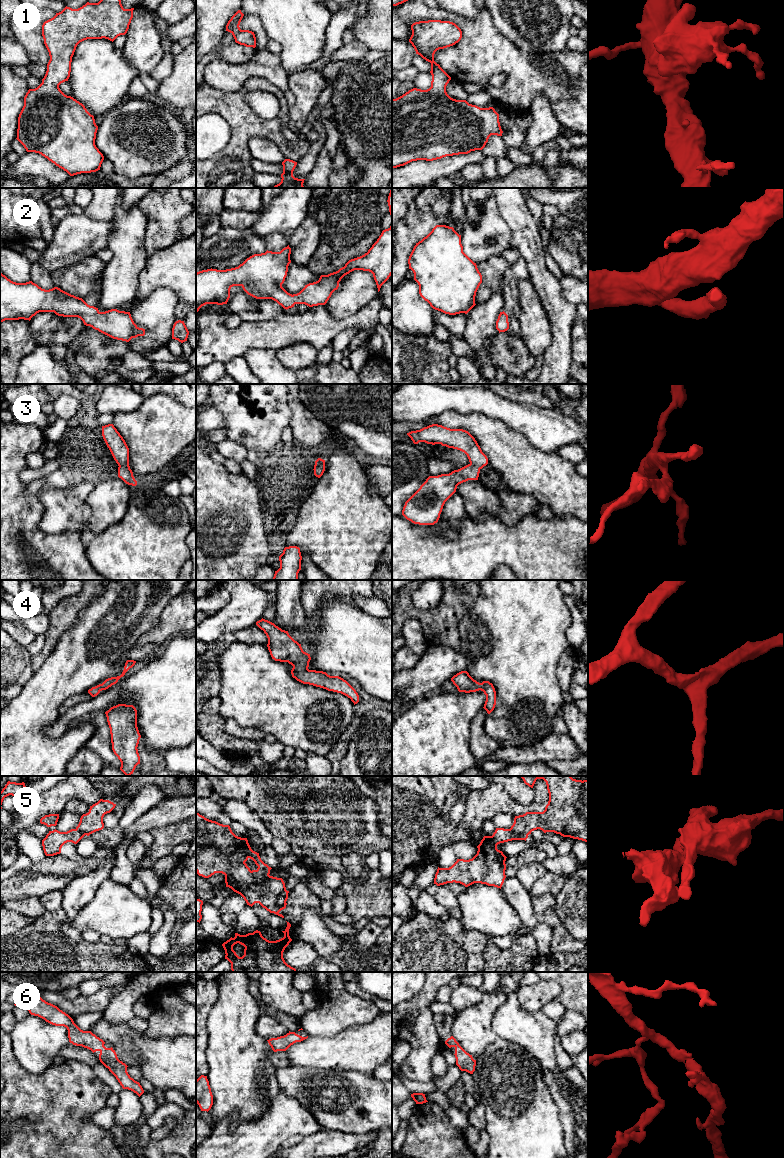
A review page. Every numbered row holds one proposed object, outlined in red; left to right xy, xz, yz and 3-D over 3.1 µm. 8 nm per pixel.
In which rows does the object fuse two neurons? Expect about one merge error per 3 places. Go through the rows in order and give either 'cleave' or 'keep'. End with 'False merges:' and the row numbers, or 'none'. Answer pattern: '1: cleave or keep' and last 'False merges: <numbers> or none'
1: keep
2: keep
3: keep
4: keep
5: cleave
6: keep
False merges: 5

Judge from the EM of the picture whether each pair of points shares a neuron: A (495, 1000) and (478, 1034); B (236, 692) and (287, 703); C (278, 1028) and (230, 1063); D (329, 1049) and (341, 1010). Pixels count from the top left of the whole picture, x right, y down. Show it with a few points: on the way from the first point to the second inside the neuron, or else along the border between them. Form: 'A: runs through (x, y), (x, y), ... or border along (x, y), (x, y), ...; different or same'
A: runs through (487, 1008), (478, 1017), (478, 1026); same
B: runs through (249, 692), (259, 692), (274, 702); same
C: border along (260, 1015), (255, 1031), (266, 1040); different
D: border along (355, 1026), (330, 1036), (309, 1035); different

